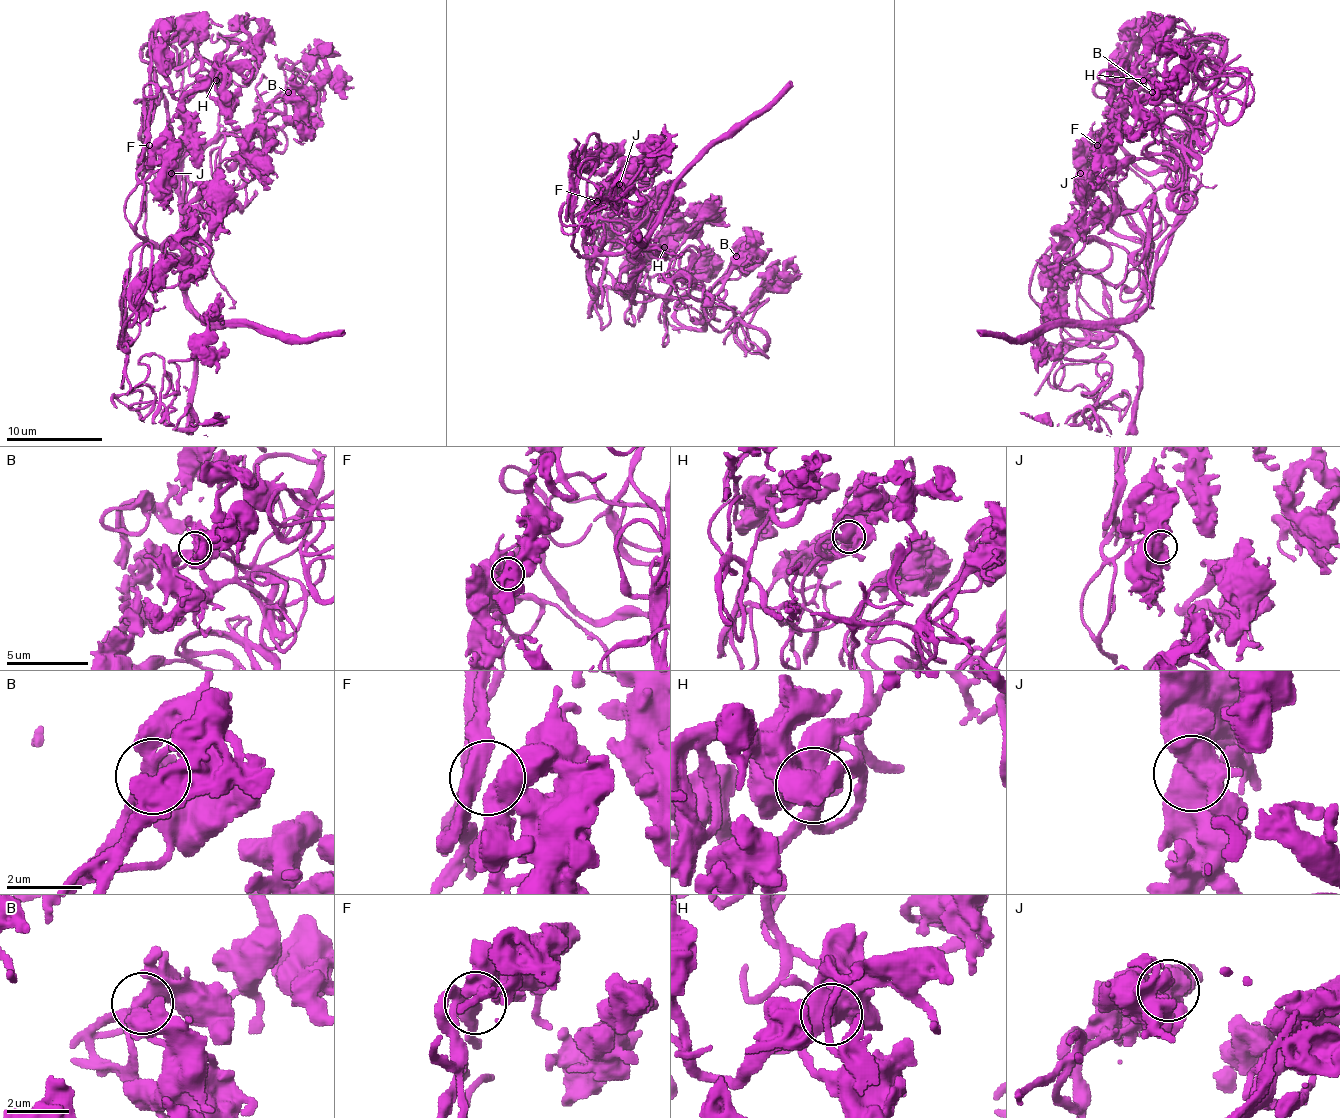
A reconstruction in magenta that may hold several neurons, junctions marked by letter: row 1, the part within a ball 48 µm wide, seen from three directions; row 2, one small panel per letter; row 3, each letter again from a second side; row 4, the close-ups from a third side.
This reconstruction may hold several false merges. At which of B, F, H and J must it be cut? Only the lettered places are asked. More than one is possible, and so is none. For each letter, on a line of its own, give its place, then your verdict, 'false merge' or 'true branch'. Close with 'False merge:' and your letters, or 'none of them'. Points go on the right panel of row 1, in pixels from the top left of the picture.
B: at (1152, 92); true branch
F: at (1097, 145); true branch
H: at (1143, 80); true branch
J: at (1080, 173); true branch
False merge: none of them

